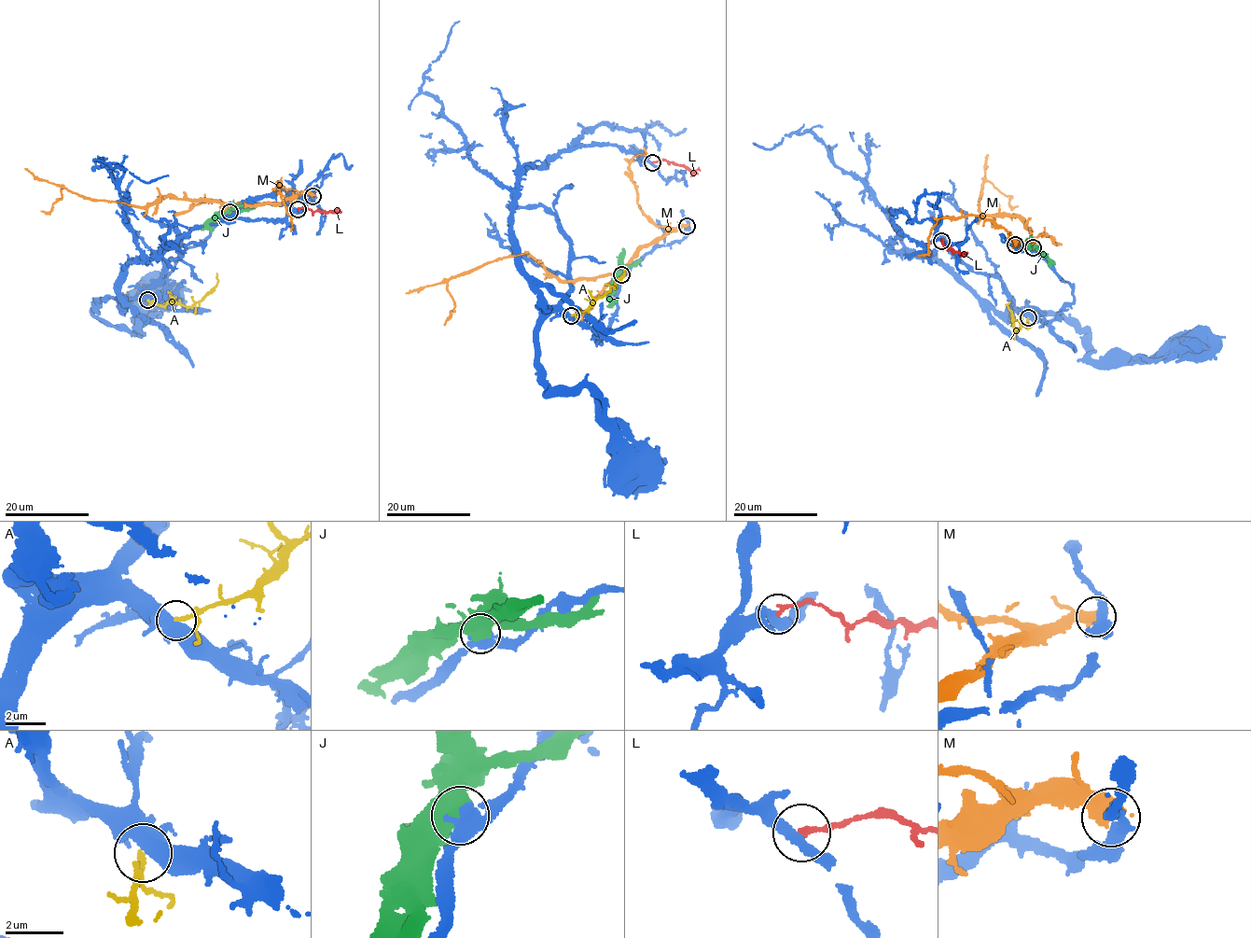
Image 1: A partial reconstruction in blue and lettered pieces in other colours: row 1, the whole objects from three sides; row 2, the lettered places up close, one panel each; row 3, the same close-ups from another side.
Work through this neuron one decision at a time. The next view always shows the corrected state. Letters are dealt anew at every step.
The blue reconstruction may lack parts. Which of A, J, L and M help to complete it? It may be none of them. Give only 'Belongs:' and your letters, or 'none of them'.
Belongs: none of them

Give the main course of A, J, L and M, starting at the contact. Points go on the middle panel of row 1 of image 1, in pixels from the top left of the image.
A: (572, 314), (589, 309), (608, 292), (624, 273), (620, 269)
J: (621, 274), (606, 306)
L: (652, 162), (668, 160), (685, 165), (692, 171), (700, 171)
M: (687, 226), (593, 278), (561, 281), (524, 254), (486, 262), (448, 282), (454, 306), (444, 325)

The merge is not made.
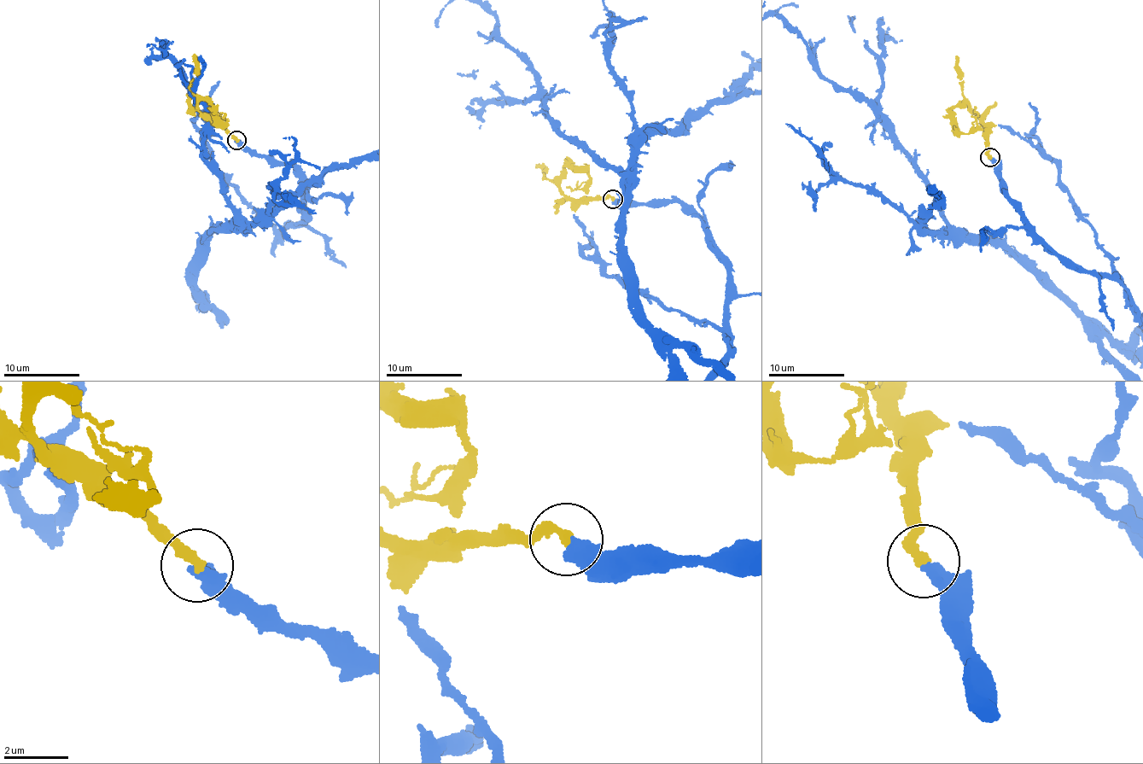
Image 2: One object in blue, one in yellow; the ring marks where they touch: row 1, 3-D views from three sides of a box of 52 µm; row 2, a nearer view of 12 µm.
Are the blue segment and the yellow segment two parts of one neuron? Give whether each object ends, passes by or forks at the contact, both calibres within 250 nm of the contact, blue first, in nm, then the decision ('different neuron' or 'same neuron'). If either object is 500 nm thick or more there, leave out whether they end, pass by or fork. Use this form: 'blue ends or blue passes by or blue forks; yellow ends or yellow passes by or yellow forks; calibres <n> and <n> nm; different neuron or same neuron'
blue ends; yellow ends; calibres 400 and 320 nm; same neuron

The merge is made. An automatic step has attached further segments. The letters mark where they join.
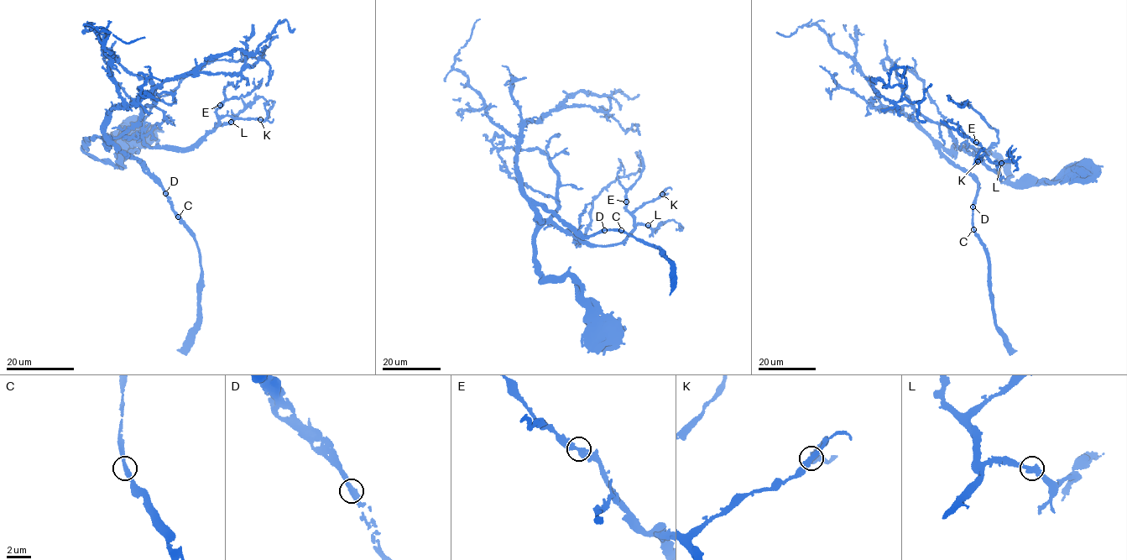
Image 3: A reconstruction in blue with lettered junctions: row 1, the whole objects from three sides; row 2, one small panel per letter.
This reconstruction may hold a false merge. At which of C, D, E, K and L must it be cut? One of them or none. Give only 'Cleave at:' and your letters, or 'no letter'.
Cleave at: no letter

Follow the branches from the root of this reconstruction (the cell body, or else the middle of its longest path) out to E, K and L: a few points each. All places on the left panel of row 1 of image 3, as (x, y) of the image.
E: (133, 131), (122, 162), (84, 150), (91, 139), (127, 136), (190, 147), (216, 129), (220, 105)
K: (133, 131), (122, 162), (84, 150), (91, 139), (127, 136), (190, 147), (226, 115), (260, 119)
L: (133, 131), (122, 162), (102, 163), (84, 150), (91, 139), (127, 136), (150, 148), (190, 147), (232, 121)

